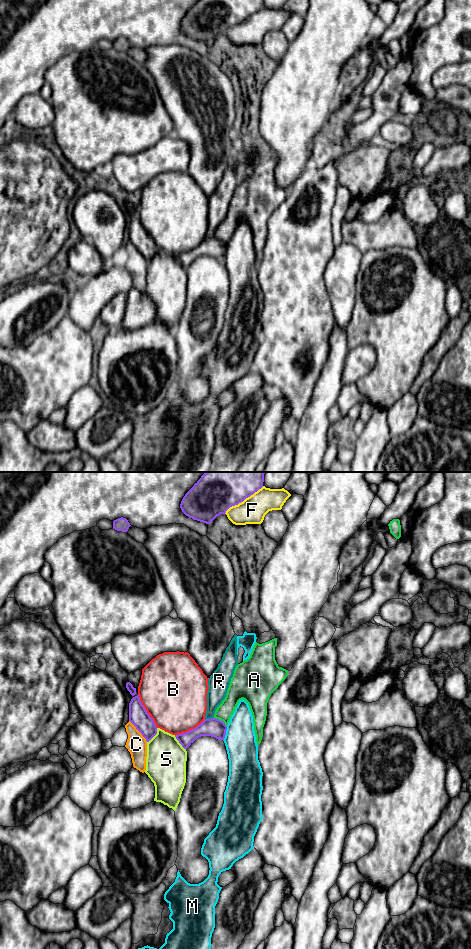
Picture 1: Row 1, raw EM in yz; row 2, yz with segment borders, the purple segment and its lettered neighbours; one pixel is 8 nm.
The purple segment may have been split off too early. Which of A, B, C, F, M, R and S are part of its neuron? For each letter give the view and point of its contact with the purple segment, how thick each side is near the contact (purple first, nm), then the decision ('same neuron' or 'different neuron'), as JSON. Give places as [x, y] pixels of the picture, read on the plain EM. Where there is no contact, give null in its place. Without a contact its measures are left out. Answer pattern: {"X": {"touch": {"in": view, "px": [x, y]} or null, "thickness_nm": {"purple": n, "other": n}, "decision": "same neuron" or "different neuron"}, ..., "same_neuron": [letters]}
{"A": {"touch": {"in": "yz", "px": [220, 240]}, "thickness_nm": {"purple": 150, "other": 140}, "decision": "different neuron"}, "B": {"touch": {"in": "yz", "px": [146, 231]}, "thickness_nm": {"purple": 160, "other": 500}, "decision": "different neuron"}, "C": {"touch": {"in": "yz", "px": [138, 250]}, "thickness_nm": {"purple": 160, "other": 160}, "decision": "different neuron"}, "F": {"touch": {"in": "yz", "px": [243, 20]}, "thickness_nm": {"purple": 280, "other": 220}, "decision": "different neuron"}, "M": {"touch": {"in": "yz", "px": [225, 253]}, "thickness_nm": {"purple": 150, "other": 260}, "decision": "different neuron"}, "R": {"touch": {"in": "yz", "px": [209, 239]}, "thickness_nm": {"purple": 150, "other": 150}, "decision": "different neuron"}, "S": {"touch": {"in": "yz", "px": [154, 255]}, "thickness_nm": {"purple": 160, "other": 320}, "decision": "different neuron"}, "same_neuron": []}

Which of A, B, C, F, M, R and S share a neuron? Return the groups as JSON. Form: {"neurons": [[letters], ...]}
{"neurons": [["A"], ["B"], ["C"], ["F"], ["M"], ["R"], ["S"]]}

